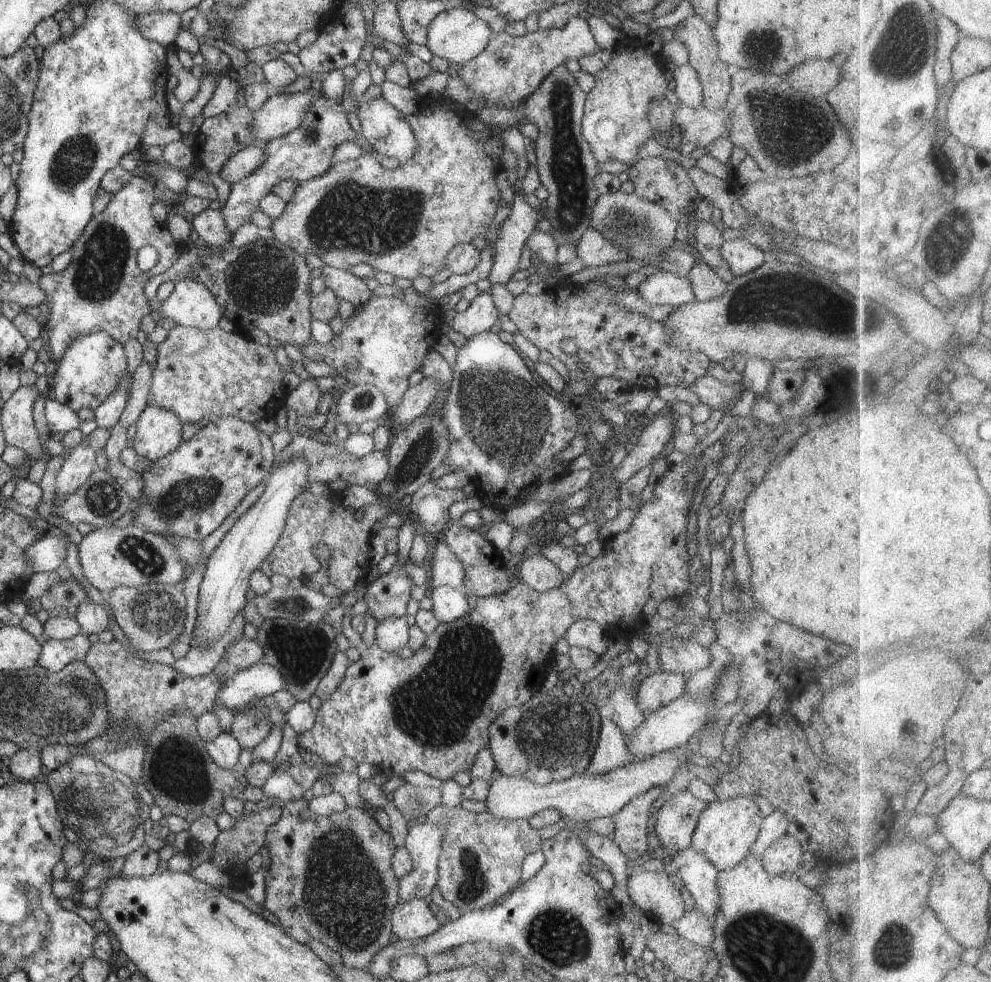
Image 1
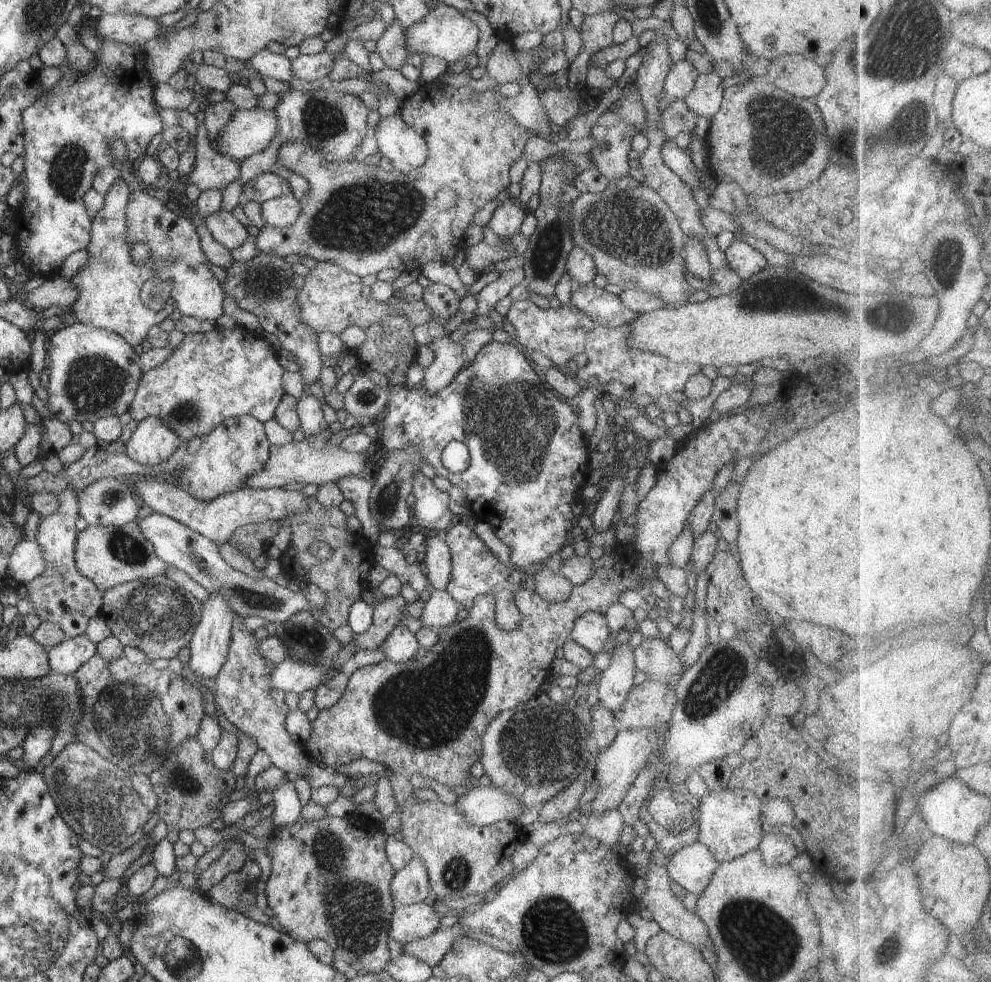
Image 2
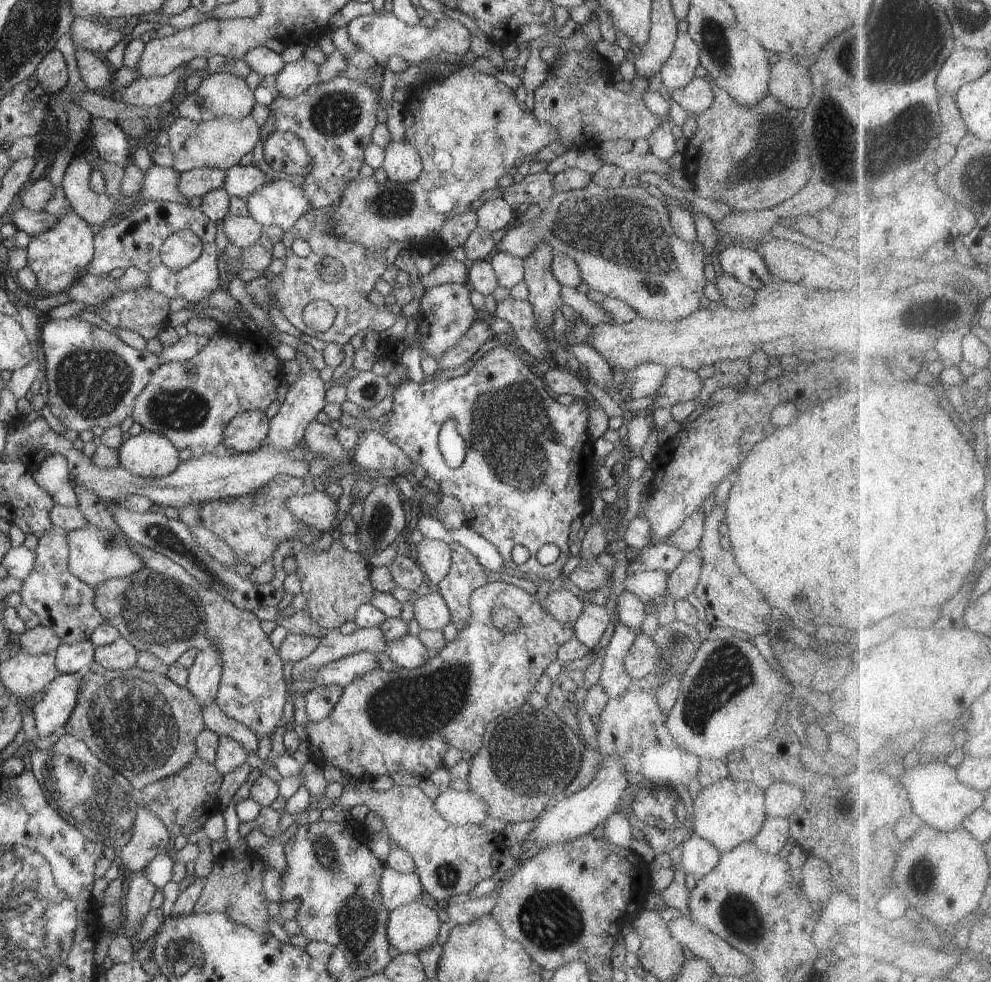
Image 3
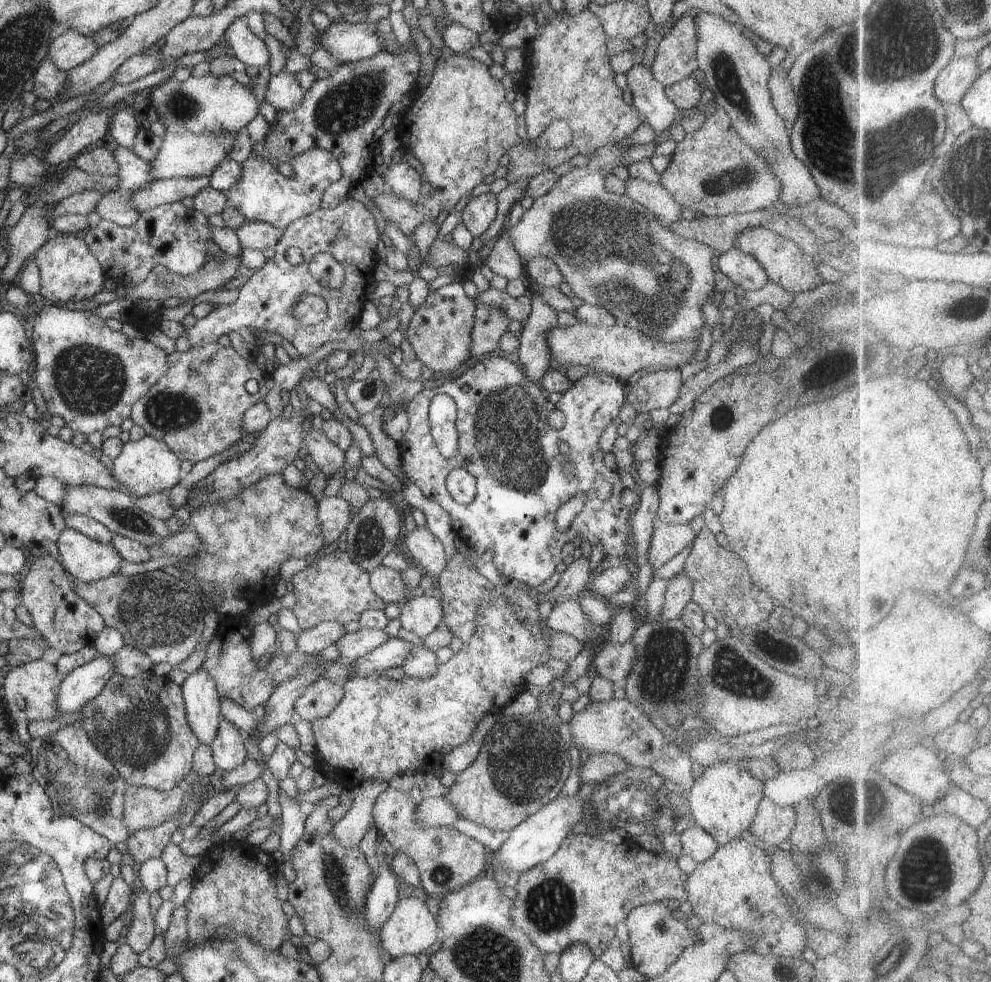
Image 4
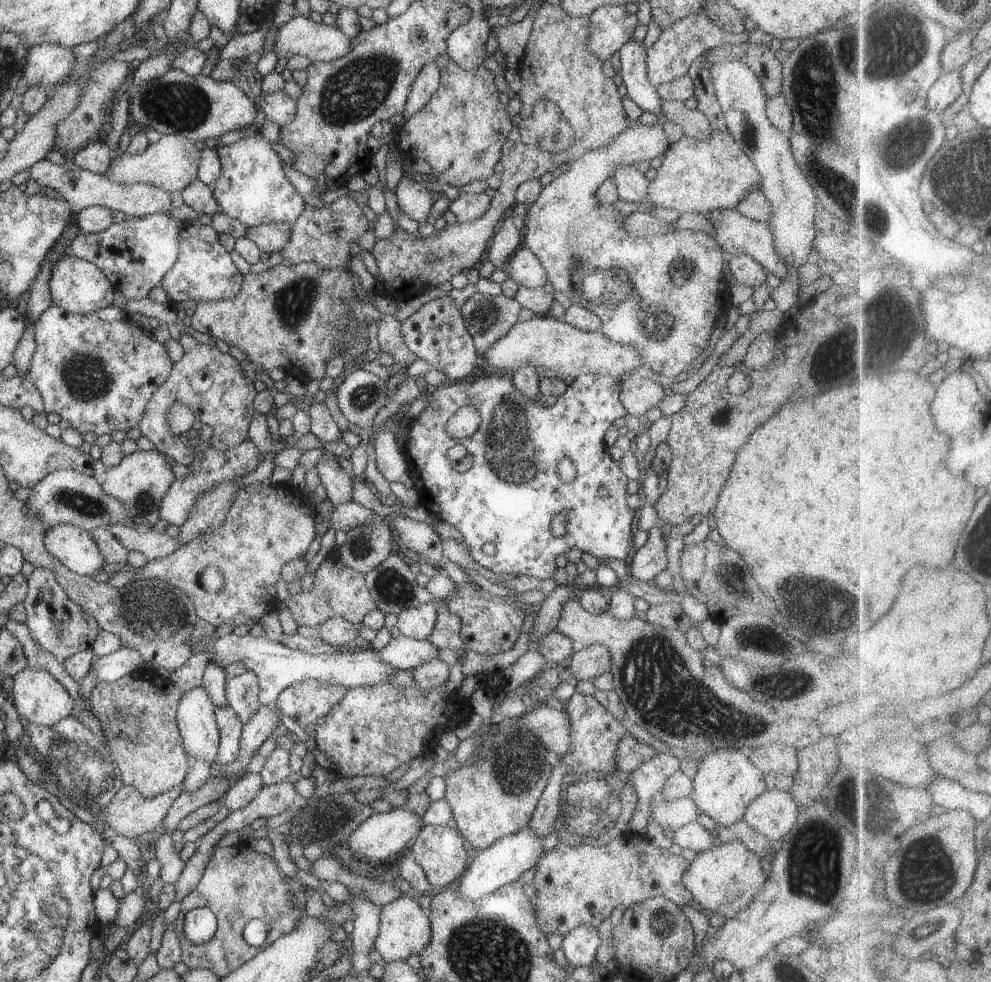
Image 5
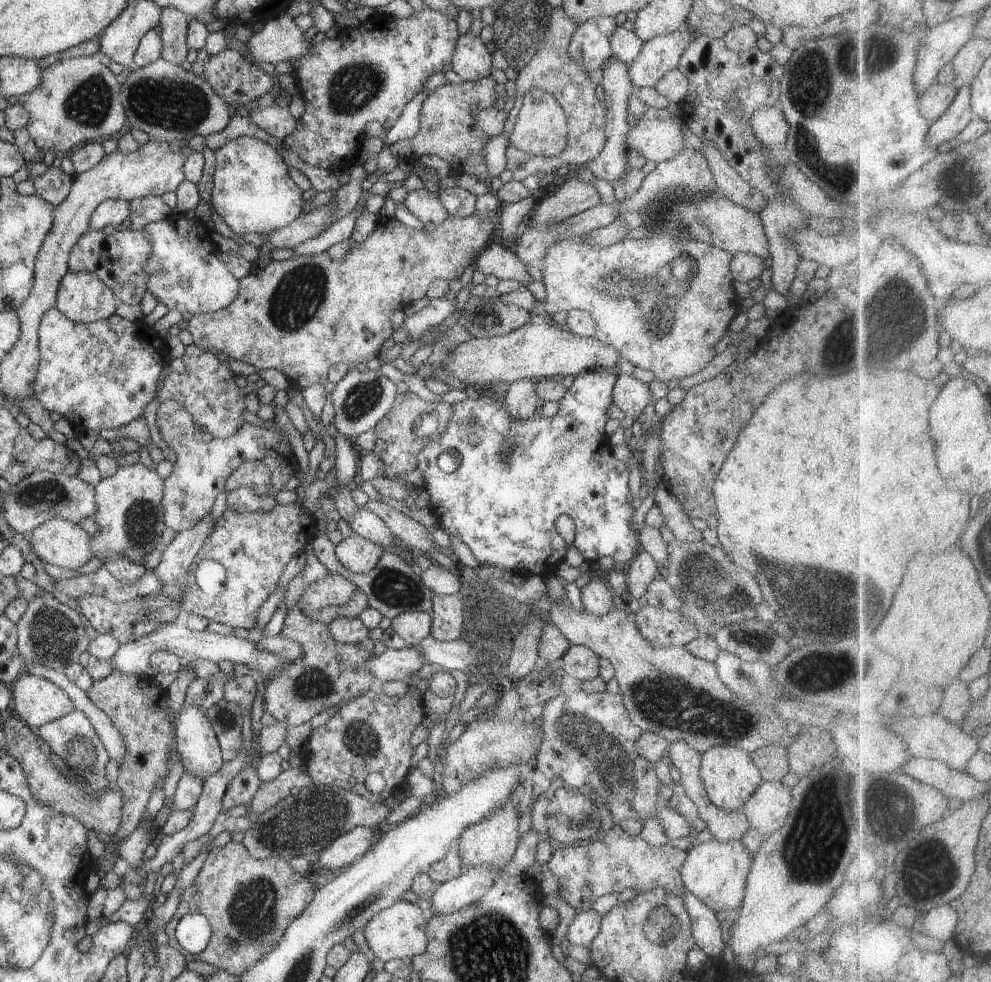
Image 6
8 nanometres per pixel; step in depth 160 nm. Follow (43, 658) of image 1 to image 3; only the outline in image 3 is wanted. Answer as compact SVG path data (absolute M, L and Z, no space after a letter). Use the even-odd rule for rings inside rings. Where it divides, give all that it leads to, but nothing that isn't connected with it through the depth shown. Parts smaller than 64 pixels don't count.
M90 639L73 645L62 643L55 650L55 665L60 674L78 673L86 670L89 664L94 661L94 655L95 646Z

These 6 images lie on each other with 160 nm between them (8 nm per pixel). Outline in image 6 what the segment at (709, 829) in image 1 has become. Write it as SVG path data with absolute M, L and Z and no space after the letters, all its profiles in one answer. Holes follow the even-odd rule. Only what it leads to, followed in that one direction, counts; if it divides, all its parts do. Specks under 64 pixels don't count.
M716 745L702 753L700 776L708 798L725 811L741 810L743 804L764 781L750 754L732 745Z

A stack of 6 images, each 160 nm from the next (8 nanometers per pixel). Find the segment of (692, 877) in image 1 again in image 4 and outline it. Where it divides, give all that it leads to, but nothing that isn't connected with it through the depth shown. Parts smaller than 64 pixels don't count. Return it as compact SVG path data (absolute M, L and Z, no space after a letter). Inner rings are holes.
M696 824L681 832L680 842L682 853L691 856L697 863L707 861L719 847L717 840Z

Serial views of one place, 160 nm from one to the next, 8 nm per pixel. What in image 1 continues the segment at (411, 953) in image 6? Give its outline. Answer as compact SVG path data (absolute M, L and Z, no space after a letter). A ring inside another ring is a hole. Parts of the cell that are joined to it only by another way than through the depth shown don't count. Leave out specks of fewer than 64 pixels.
M424 899L400 901L392 910L392 932L400 941L426 938L441 928Z

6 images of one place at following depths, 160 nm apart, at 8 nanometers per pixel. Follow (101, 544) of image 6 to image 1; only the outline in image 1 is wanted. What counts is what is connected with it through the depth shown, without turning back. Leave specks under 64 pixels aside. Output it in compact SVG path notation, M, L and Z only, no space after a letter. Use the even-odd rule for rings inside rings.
M146 406L146 409L139 415L139 420L135 423L136 436L132 442L136 453L147 460L154 461L163 458L176 450L183 442L182 437L183 425L180 418L164 408L156 408L156 406Z

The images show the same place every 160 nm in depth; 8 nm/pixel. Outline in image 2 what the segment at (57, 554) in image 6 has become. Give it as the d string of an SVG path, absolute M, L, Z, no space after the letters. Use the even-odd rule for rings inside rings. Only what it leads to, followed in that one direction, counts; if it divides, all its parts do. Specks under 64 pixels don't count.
M136 521L121 526L90 526L79 532L75 541L75 562L80 574L105 592L128 582L165 576L169 565L155 554Z

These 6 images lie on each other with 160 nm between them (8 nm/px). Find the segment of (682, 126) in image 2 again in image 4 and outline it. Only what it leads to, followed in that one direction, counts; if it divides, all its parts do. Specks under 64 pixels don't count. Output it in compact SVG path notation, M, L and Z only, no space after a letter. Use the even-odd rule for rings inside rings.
M586 9L584 12L581 12L577 15L568 15L566 13L554 13L552 17L547 18L546 24L544 26L537 29L536 36L529 42L528 45L525 46L526 50L526 59L528 62L528 69L523 70L526 74L526 110L524 111L524 120L527 125L527 129L529 131L529 138L535 138L537 135L539 135L554 119L560 119L565 120L568 123L568 126L572 129L573 132L573 141L563 149L558 150L547 150L545 148L530 148L528 146L519 147L515 150L510 149L508 151L509 153L509 164L506 167L506 180L508 180L509 183L516 182L518 178L521 177L535 177L544 171L552 171L553 168L556 168L556 166L560 166L561 164L564 164L565 162L569 162L569 160L573 156L578 156L579 154L583 154L585 157L589 155L590 153L593 153L596 149L599 149L600 147L626 140L630 137L630 135L640 126L640 123L642 121L642 118L640 116L640 113L638 112L638 109L634 106L634 104L630 105L627 104L622 99L622 90L616 85L614 82L614 73L611 70L611 62L608 60L607 56L607 50L606 50L606 43L608 40L607 34L604 32L604 29L602 28L602 25L600 24L600 21L598 20L598 17L589 9Z

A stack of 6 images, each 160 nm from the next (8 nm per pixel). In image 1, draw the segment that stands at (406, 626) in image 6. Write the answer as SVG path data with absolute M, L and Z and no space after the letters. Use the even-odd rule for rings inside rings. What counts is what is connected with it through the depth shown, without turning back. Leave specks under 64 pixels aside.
M440 586L432 590L432 603L436 620L440 623L452 623L457 619L470 614L468 601L461 589L452 589L451 587Z

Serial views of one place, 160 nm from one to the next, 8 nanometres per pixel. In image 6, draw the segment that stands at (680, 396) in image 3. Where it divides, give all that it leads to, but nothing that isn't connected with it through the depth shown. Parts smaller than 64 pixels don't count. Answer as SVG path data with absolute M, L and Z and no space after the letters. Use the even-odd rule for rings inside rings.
M617 372L612 403L625 416L637 418L648 404L654 402L655 400L648 384L642 383L632 374Z

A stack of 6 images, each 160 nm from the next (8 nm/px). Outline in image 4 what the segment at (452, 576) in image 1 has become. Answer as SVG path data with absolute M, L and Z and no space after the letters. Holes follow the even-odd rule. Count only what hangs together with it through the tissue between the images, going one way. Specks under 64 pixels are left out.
M416 527L408 532L404 538L408 552L412 554L412 561L421 571L437 578L446 568L446 553L443 544L427 529Z

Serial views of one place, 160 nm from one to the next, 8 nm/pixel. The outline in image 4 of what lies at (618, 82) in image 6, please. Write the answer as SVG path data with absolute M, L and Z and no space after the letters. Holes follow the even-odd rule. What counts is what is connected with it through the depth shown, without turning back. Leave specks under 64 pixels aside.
M630 176L625 180L625 195L645 206L663 226L682 219L680 212L684 208L658 183L649 183Z

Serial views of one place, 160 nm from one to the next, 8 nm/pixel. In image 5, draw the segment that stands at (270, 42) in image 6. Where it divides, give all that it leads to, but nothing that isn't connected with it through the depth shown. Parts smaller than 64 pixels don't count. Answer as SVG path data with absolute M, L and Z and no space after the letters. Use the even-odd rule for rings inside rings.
M297 14L276 30L274 52L278 59L294 56L306 56L312 63L332 62L342 58L352 50L348 34L344 34L337 25L317 24L311 18Z

